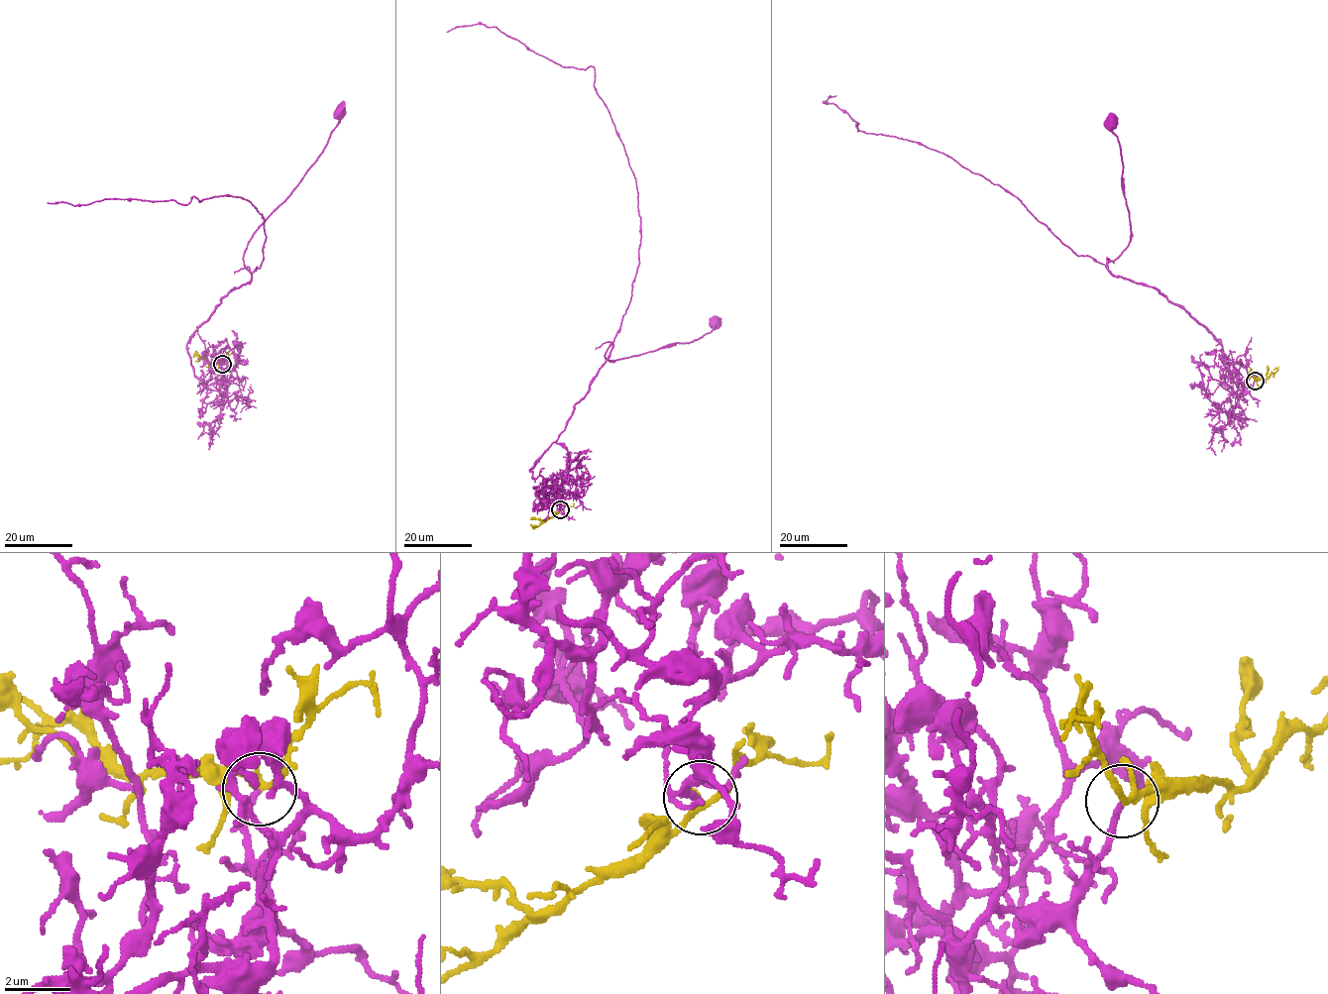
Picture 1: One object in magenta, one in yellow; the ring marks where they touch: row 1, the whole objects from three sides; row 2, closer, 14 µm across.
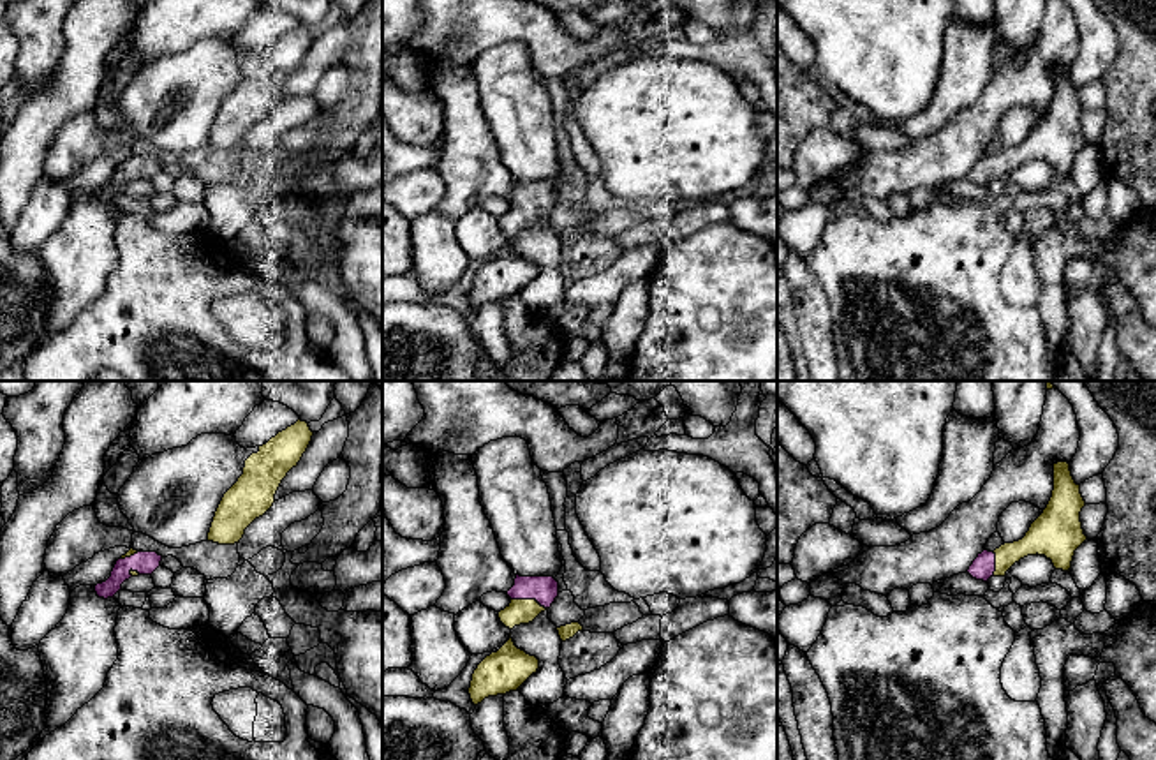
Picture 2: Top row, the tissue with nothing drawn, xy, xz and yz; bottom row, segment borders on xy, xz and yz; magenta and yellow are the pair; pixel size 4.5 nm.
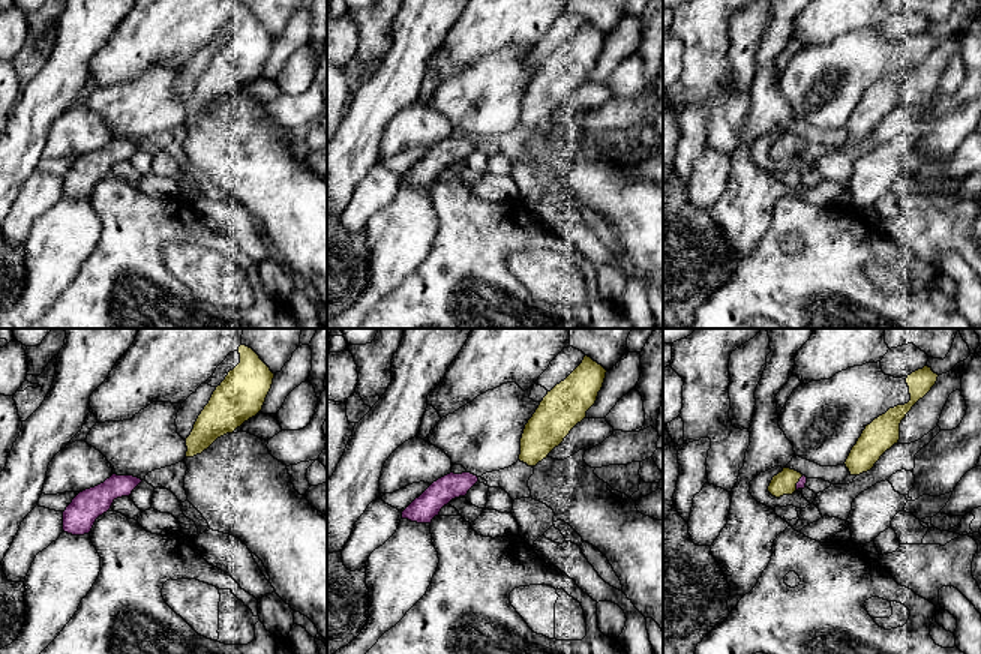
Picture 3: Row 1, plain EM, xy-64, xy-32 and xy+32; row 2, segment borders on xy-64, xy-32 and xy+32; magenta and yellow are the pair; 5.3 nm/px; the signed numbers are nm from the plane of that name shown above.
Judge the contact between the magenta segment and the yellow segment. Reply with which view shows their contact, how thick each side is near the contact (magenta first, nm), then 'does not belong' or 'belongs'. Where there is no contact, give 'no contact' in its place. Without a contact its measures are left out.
meets magenta in xz; 120 nm thick on the magenta side, 110 nm on the other; belongs

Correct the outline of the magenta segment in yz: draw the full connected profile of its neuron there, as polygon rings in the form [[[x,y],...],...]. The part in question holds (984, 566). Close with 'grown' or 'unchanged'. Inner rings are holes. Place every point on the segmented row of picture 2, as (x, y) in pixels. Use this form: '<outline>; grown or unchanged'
[[[1054,464],[1052,497],[1026,536],[994,552],[983,550],[967,573],[989,582],[990,577],[1004,577],[1015,563],[1036,554],[1050,559],[1056,570],[1070,571],[1075,550],[1087,540],[1080,522],[1084,506],[1086,501],[1080,485],[1071,476],[1070,464]]]; grown

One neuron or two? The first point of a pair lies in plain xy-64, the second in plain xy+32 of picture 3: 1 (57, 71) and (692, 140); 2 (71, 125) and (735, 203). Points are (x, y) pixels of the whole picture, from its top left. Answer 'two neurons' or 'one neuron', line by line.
1: one neuron
2: two neurons

